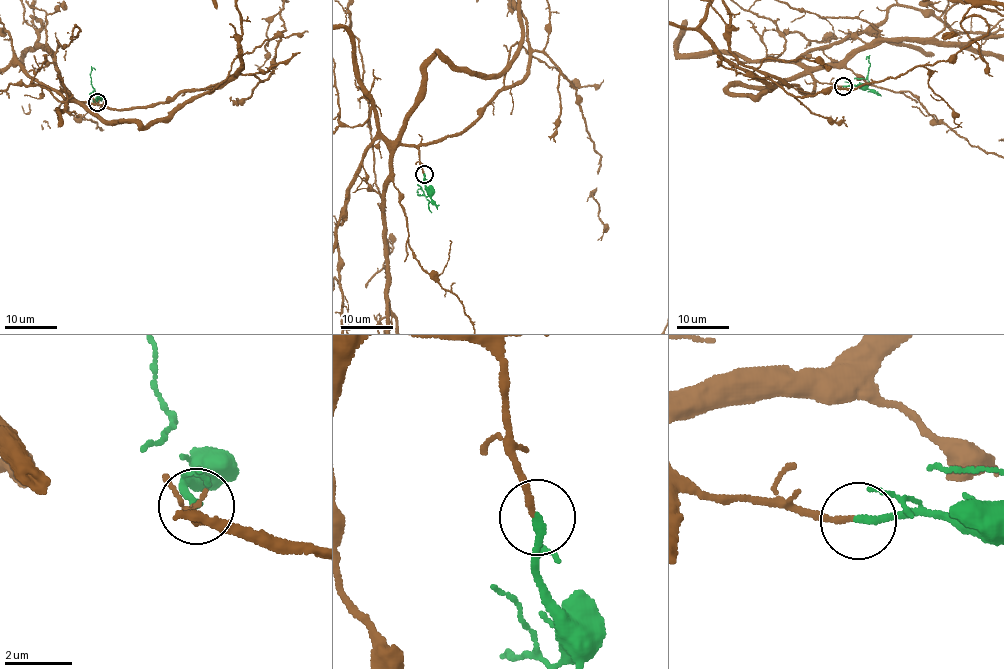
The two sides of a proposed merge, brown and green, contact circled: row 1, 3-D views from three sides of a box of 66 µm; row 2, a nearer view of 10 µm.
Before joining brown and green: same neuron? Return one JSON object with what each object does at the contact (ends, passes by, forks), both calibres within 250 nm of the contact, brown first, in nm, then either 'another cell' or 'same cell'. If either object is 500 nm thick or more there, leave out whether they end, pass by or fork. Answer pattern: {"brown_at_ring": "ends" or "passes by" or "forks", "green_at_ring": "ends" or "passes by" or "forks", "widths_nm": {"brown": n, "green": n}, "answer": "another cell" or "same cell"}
{"brown_at_ring": "ends", "green_at_ring": "ends", "widths_nm": {"brown": 170, "green": 220}, "answer": "same cell"}

